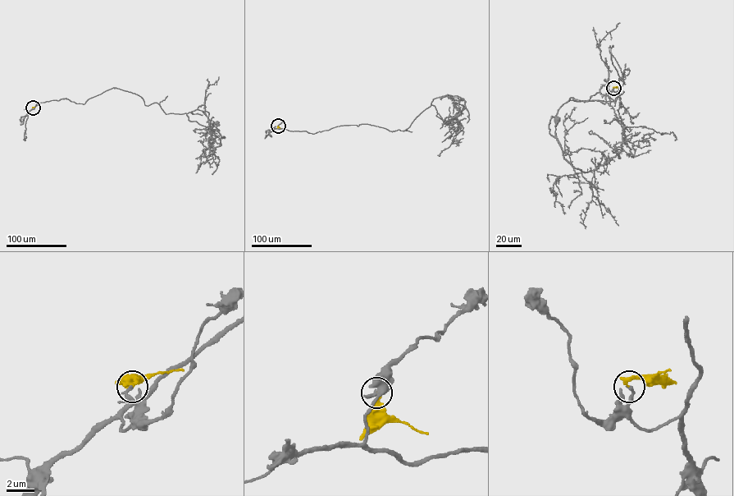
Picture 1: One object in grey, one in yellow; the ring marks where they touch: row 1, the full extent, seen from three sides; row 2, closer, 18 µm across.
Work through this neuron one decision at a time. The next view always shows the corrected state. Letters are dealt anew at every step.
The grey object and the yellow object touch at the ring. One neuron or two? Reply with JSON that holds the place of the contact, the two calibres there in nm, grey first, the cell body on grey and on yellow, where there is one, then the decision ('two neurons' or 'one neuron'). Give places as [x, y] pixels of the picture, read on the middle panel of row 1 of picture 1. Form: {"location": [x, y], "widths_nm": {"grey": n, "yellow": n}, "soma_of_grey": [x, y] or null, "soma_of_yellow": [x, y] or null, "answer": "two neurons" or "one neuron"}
{"location": [278, 126], "widths_nm": {"grey": 240, "yellow": 320}, "soma_of_grey": [462, 99], "soma_of_yellow": null, "answer": "two neurons"}

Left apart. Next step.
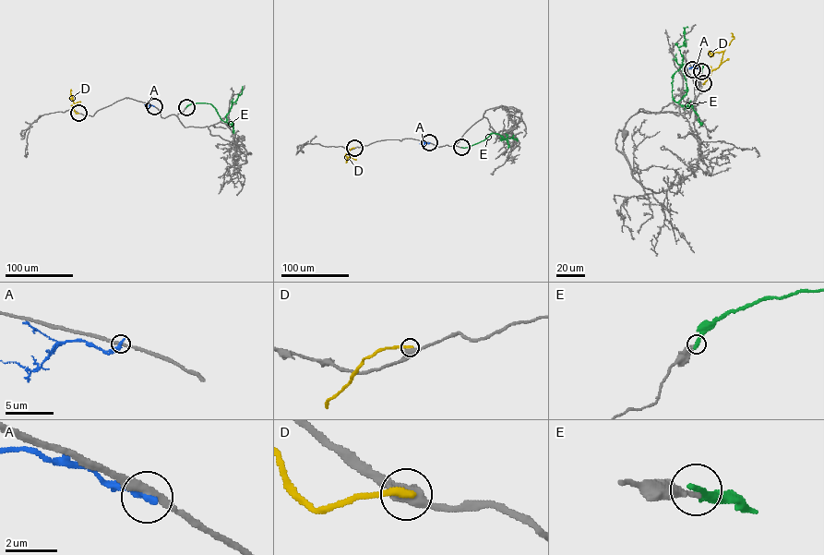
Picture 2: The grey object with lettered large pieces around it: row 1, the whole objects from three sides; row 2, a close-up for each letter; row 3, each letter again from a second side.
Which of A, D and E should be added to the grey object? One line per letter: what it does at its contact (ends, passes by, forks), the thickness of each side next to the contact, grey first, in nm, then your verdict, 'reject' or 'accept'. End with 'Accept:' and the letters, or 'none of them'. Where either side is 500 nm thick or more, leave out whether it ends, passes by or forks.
A: it ends there; 280 nm thick on the grey side, 320 nm on the other; reject
D: 500 nm thick on the grey side, 280 nm on the other; reject
E: it ends there; 240 nm thick on the grey side, 280 nm on the other; reject
Accept: none of them

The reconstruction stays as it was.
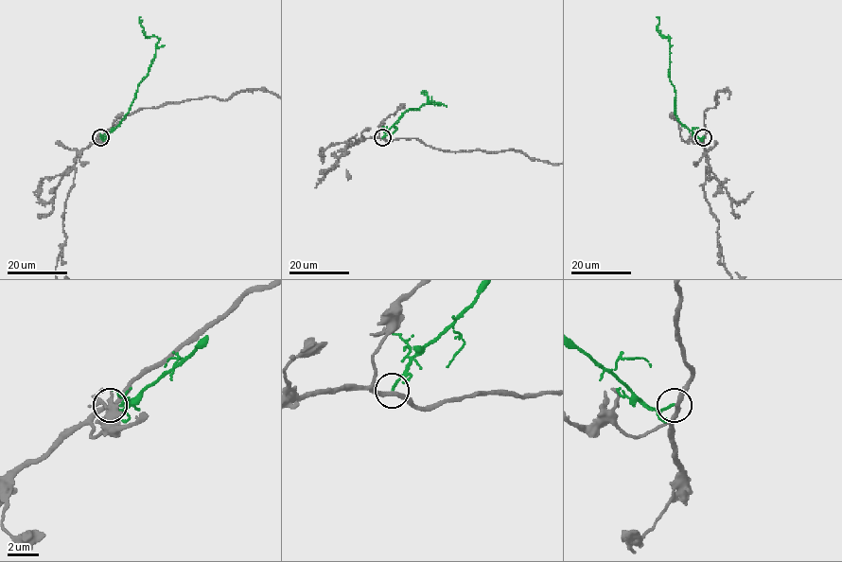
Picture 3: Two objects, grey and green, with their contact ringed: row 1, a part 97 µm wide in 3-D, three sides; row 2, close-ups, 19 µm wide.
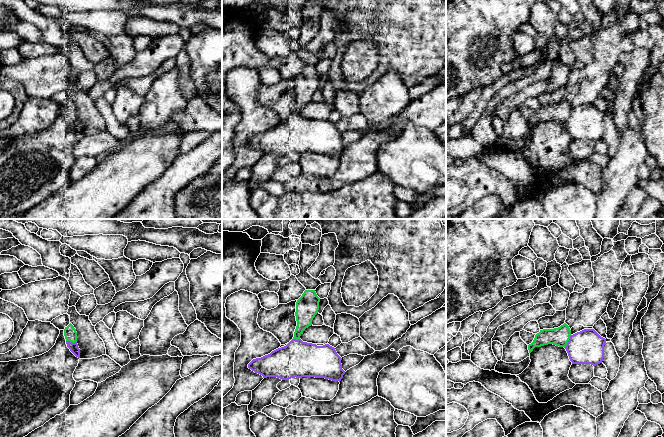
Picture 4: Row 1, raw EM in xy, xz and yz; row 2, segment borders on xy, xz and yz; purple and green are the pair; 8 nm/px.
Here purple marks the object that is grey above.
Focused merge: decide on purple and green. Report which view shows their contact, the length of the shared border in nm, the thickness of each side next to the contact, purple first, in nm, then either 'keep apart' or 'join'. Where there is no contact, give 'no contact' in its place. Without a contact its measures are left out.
yz | 120 nm | 280/150 nm | join

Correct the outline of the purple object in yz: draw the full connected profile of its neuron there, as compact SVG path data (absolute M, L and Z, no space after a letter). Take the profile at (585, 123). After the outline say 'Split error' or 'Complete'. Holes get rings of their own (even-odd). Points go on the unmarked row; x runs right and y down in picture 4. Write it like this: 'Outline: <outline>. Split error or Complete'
Outline: M564 99L558 104L540 106L528 121L528 126L531 129L535 123L553 120L566 125L572 140L596 142L603 137L605 119L606 115L594 105L584 105L572 111L569 102Z. Split error

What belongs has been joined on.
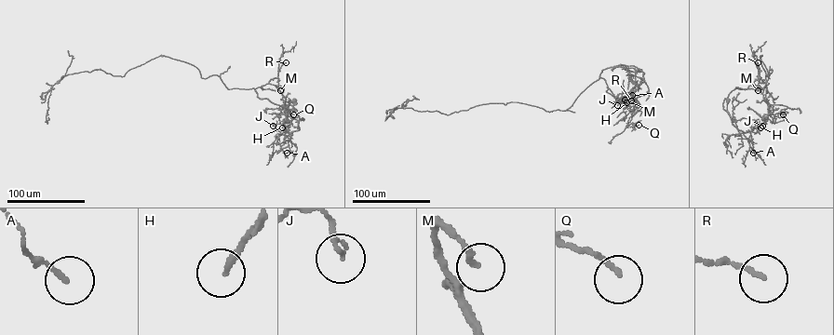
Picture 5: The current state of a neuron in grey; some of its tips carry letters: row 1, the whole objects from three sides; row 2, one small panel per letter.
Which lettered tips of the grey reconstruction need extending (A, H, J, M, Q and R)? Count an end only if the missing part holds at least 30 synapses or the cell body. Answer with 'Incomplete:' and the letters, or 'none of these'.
Incomplete: H, M

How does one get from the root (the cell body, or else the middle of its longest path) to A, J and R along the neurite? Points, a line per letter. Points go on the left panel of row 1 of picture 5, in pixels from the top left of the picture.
A: (294, 100), (299, 129), (290, 134), (287, 153)
J: (294, 100), (299, 129), (280, 133), (273, 126)
R: (294, 100), (293, 111), (259, 98), (255, 89), (262, 89), (262, 86), (276, 77), (286, 62)

